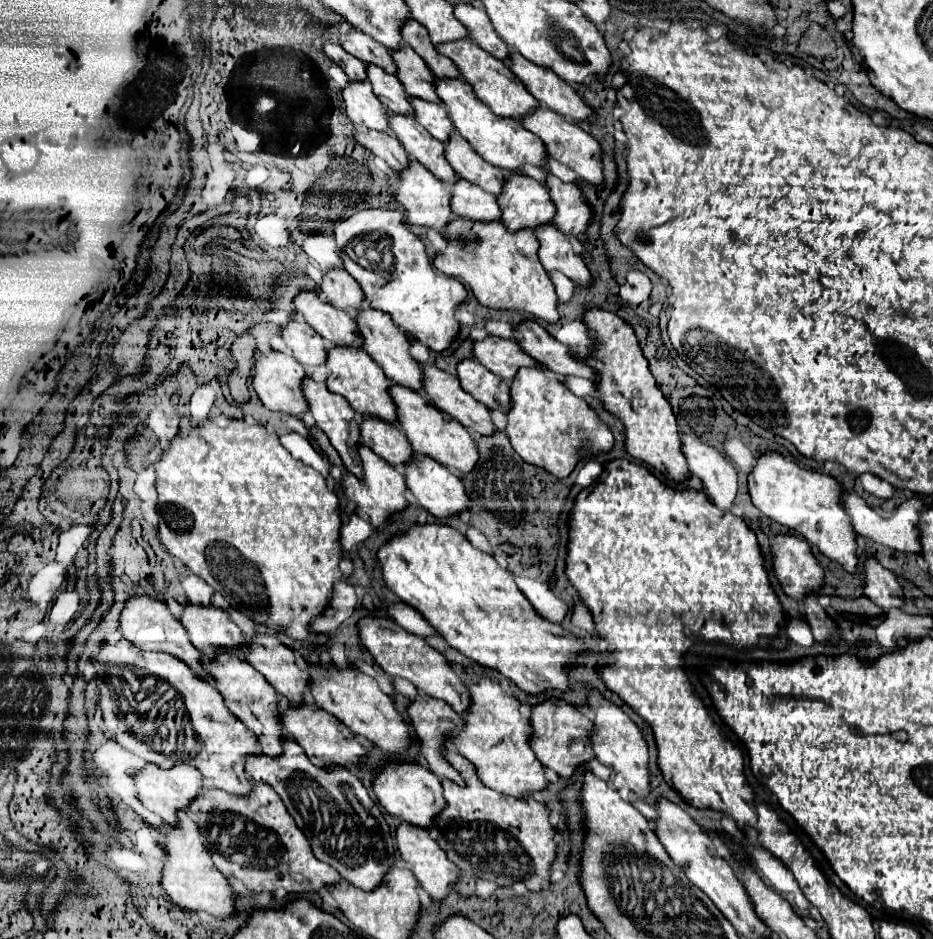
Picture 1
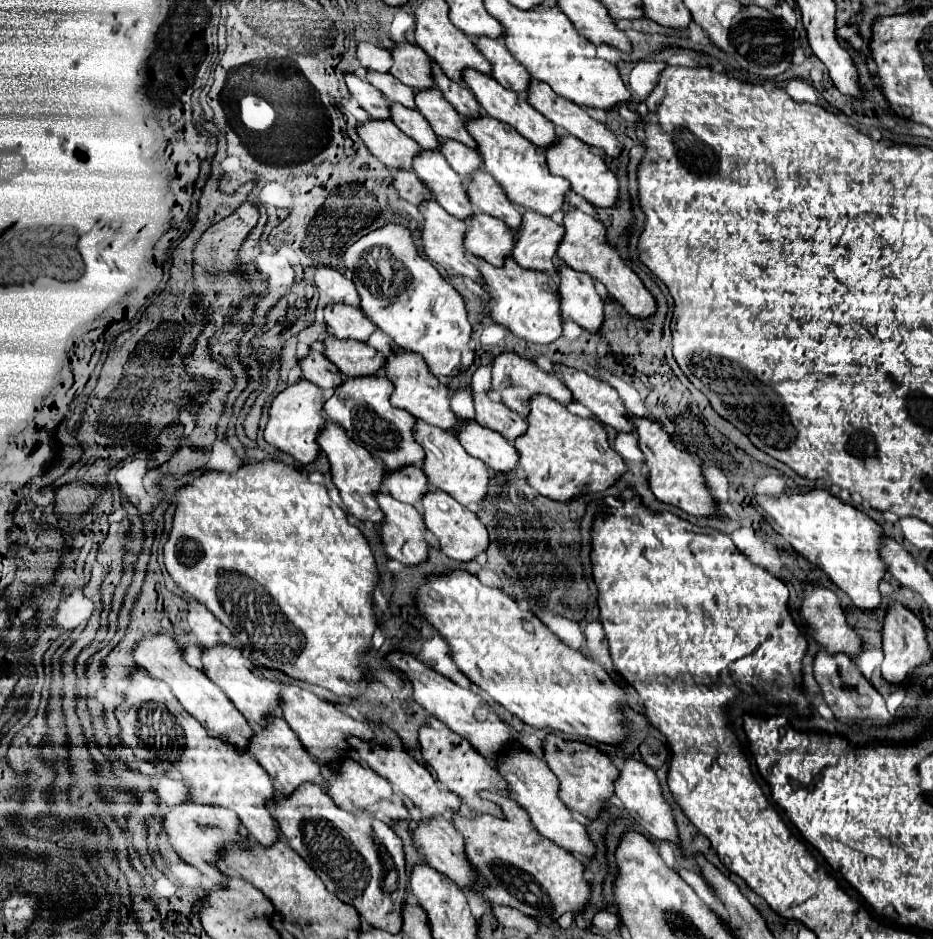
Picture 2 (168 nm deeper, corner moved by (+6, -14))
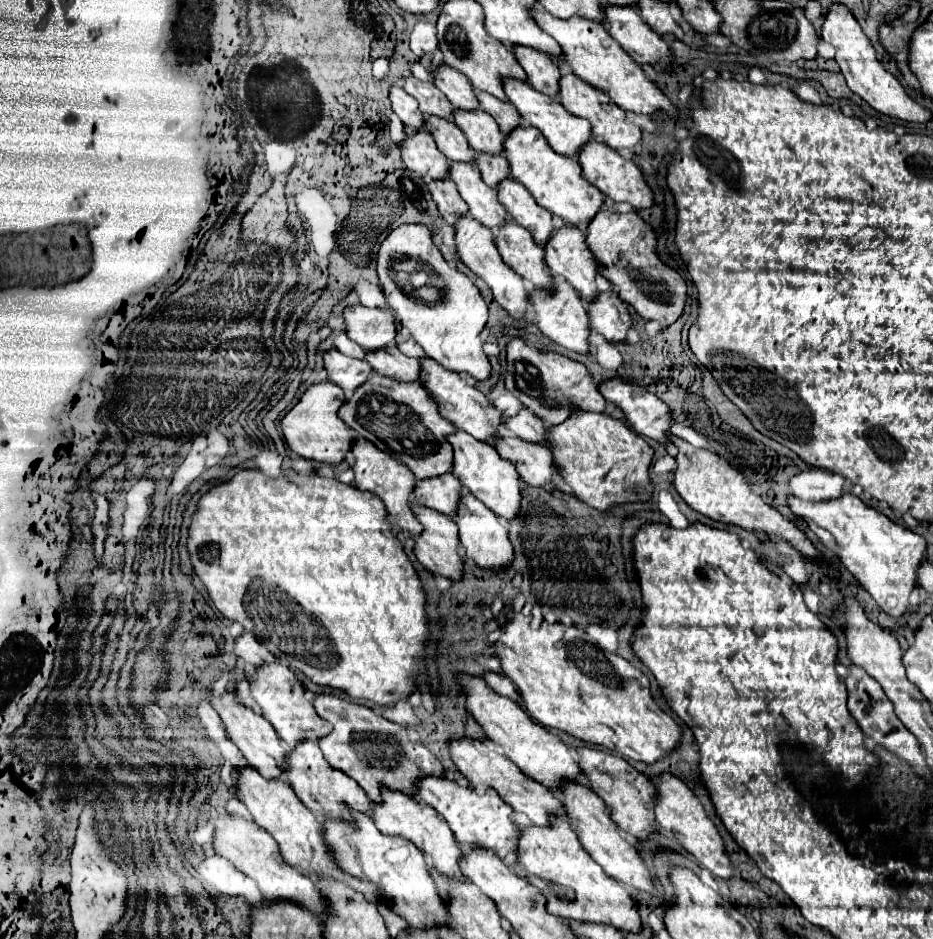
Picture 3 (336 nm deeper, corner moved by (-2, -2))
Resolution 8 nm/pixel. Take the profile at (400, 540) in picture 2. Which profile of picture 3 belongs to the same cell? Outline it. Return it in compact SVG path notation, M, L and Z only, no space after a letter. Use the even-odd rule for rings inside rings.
M411 502L411 510L423 524L423 532L415 536L415 556L429 570L445 578L461 578L463 562L457 554L457 526L451 516L433 508Z

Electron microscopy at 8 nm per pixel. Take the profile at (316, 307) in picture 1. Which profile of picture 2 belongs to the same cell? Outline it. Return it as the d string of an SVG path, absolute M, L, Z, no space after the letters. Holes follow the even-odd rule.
M333 336L325 340L325 356L351 378L375 376L387 362L387 356L383 352L377 352L369 344L361 346L359 342L345 342Z

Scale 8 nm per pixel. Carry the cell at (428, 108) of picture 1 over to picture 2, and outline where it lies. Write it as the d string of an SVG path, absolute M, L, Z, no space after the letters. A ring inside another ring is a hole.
M443 142L441 144L441 154L445 156L445 160L451 164L451 168L461 176L463 184L467 186L471 180L471 174L475 170L483 168L483 160L479 156L477 150L459 144L459 142Z

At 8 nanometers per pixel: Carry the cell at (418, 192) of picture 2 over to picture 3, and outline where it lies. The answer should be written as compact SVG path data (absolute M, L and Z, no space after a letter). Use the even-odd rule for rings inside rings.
M445 178L445 180L433 180L427 184L429 188L429 194L433 196L437 208L439 208L439 214L449 222L449 224L455 224L457 216L465 214L467 212L467 204L461 200L459 192L457 192L457 186L453 180Z

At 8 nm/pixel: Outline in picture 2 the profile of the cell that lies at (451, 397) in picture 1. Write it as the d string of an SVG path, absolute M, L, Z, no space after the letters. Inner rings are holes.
M465 422L455 430L461 446L475 458L483 460L495 472L515 472L519 464L519 452L501 434L483 428L477 422Z

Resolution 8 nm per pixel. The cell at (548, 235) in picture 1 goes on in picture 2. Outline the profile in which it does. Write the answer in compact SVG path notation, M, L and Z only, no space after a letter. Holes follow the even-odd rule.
M561 266L561 278L557 282L561 290L561 312L587 332L599 332L603 326L603 300L595 292L591 276Z

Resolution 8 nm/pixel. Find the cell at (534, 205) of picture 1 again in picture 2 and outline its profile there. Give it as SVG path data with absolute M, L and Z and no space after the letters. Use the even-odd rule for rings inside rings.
M527 210L523 216L523 226L517 234L517 246L513 248L513 260L527 270L539 270L547 272L549 276L557 276L557 248L563 234L563 226L553 218L541 218L541 214Z

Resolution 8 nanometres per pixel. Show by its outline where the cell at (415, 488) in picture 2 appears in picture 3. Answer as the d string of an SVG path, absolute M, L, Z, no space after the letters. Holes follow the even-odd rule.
M449 472L449 474L441 474L441 478L417 480L413 496L415 502L421 506L439 510L443 514L455 514L461 492L463 492L461 482Z

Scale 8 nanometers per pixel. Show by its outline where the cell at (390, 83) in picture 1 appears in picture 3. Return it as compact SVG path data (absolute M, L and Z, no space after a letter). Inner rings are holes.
M425 116L425 130L429 134L433 134L437 148L449 160L459 160L459 162L473 162L475 160L475 150L469 148L465 134L453 122L445 122L445 118Z

